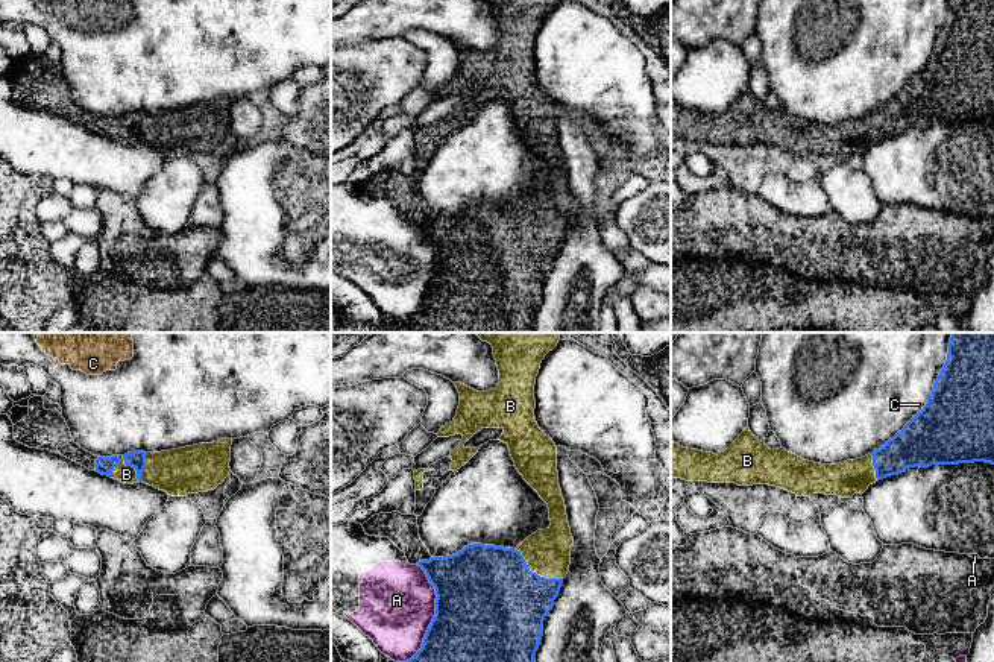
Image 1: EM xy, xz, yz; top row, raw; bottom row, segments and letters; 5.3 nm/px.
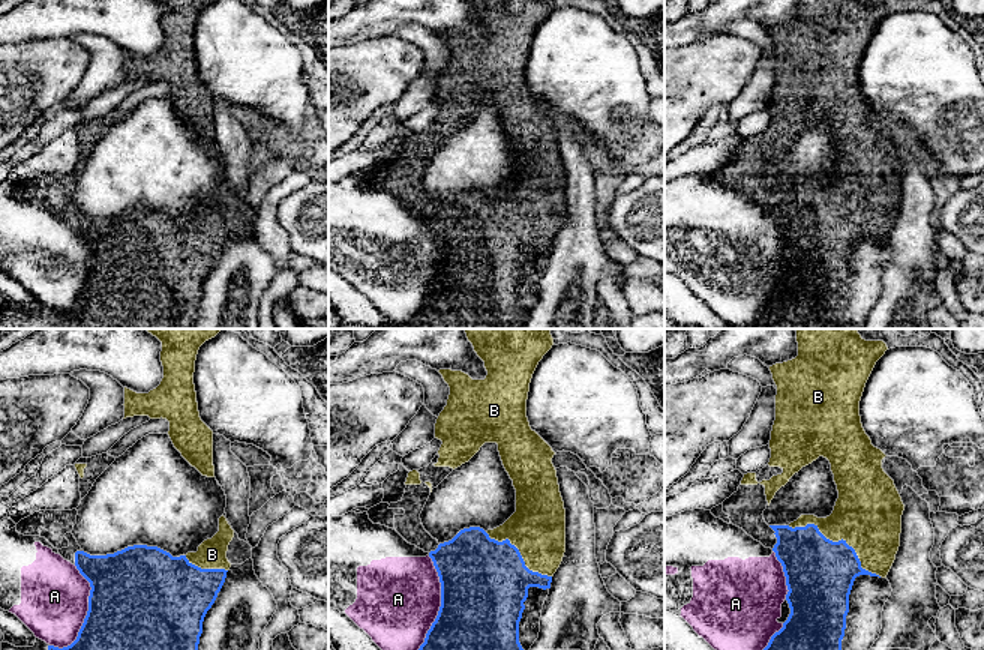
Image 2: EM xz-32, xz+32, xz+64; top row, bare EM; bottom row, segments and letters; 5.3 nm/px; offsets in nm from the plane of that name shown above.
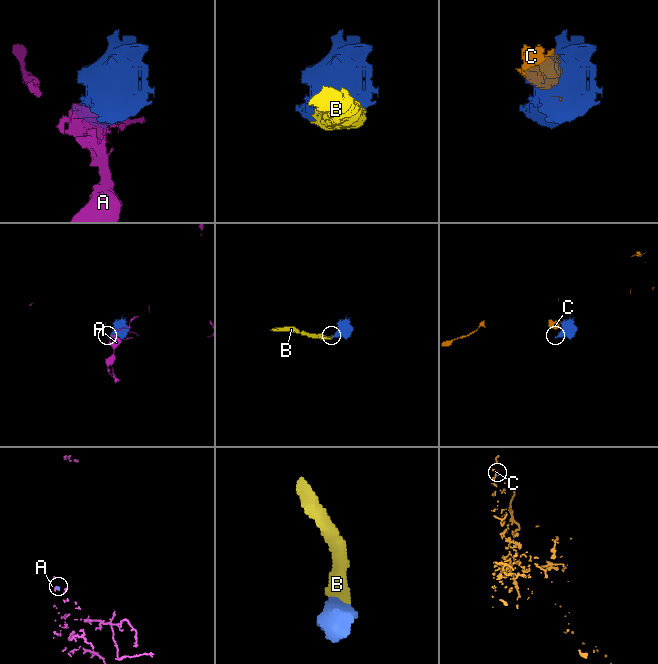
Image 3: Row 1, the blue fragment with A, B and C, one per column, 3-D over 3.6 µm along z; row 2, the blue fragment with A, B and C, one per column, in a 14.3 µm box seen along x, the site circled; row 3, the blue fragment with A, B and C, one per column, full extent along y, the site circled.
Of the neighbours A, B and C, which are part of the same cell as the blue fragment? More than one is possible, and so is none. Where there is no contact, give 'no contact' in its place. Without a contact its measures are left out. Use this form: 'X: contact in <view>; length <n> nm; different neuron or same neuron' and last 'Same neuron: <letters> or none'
A: contact in xz; length 500 nm; different neuron
B: contact in xy; length 240 nm; same neuron
C: contact in yz; length 80 nm; different neuron
Same neuron: B

